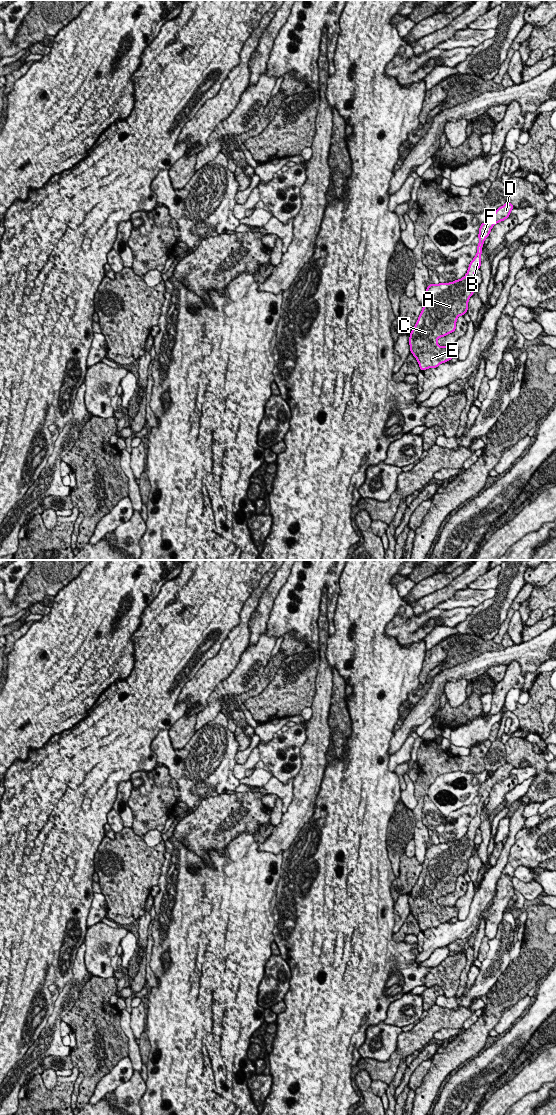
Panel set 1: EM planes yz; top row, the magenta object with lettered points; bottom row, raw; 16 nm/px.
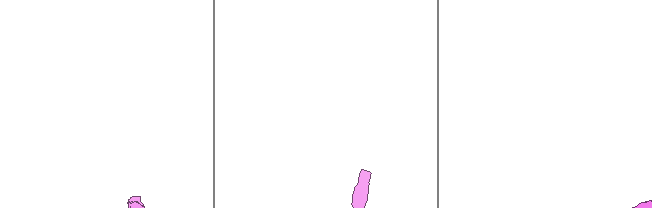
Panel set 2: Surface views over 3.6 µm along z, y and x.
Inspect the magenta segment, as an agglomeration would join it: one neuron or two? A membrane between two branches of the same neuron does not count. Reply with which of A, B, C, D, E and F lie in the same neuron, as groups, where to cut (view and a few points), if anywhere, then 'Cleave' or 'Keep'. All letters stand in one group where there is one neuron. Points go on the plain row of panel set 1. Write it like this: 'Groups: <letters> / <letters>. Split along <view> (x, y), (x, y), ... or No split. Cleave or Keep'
Groups: A B C D E F. No split. Keep

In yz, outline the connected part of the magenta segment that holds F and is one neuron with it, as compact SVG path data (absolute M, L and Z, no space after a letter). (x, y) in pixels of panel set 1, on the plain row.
M506 762L481 784L477 796L480 800L477 814L464 837L449 843L428 845L422 871L409 897L410 912L418 921L421 931L436 928L457 917L458 908L455 905L441 907L437 900L453 893L457 878L468 871L468 862L476 846L475 832L481 826L484 801L492 787L507 779L513 768L511 763Z

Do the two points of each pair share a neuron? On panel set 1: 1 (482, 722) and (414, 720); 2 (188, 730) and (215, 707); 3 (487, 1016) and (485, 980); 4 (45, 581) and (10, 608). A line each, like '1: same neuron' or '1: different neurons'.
1: different neurons
2: different neurons
3: different neurons
4: same neuron

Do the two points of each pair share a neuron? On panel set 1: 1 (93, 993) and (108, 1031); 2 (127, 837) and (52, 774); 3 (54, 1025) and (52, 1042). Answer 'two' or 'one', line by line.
1: one
2: two
3: one

